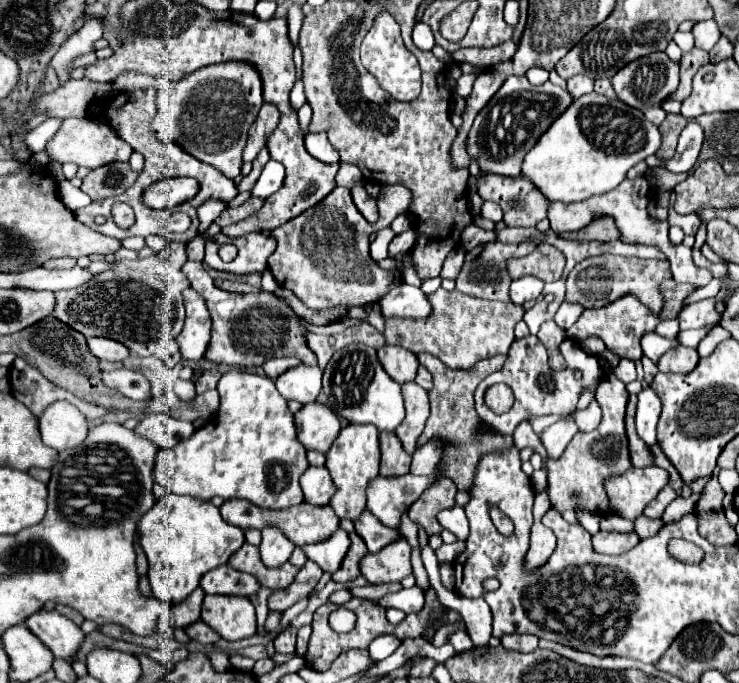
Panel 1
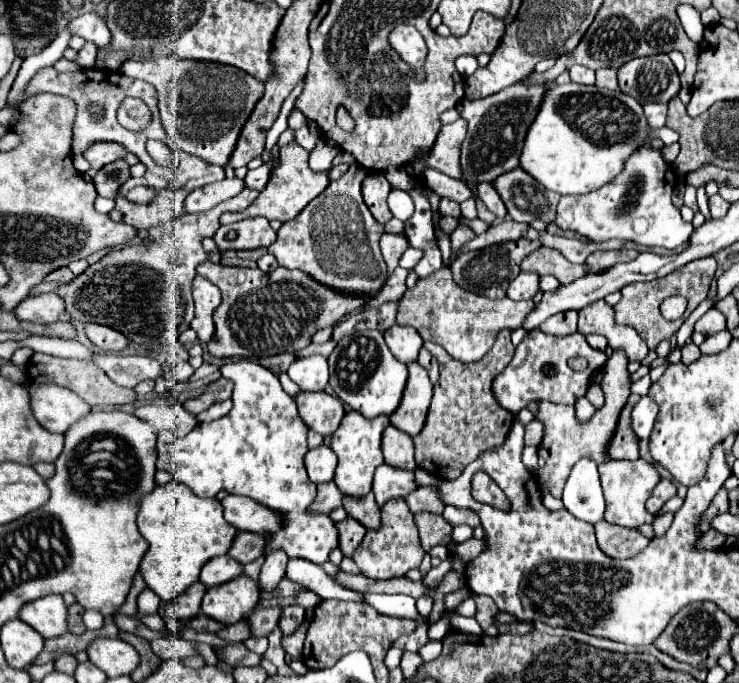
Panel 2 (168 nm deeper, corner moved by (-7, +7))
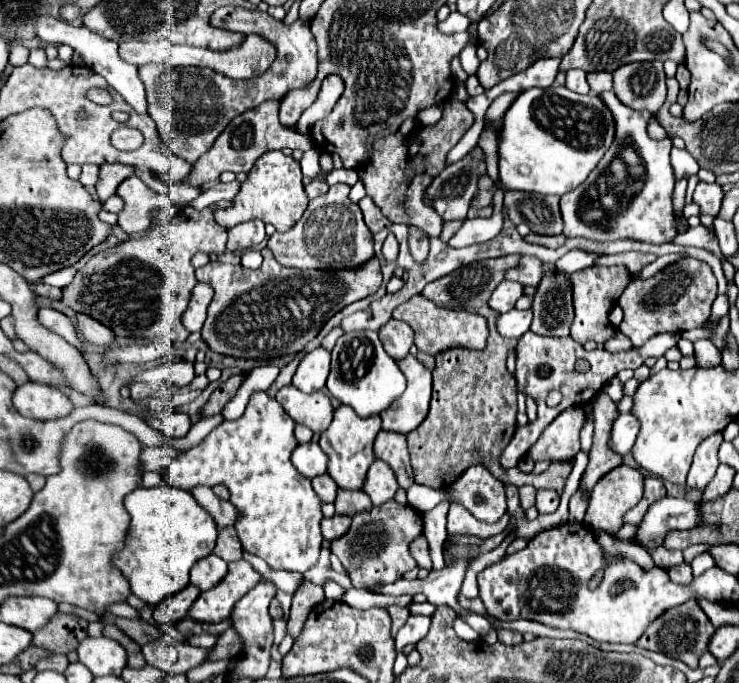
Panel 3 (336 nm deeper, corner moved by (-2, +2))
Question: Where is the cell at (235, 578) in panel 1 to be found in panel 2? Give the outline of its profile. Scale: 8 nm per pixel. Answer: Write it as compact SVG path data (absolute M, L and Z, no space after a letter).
M221 555L221 557L213 557L211 561L207 561L207 565L203 565L199 579L207 587L215 587L231 581L233 577L239 577L241 573L243 573L243 565L239 565L229 555Z

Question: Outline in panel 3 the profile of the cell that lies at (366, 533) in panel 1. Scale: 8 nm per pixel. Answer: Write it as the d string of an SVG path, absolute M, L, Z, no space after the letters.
M338 488L334 506L336 506L336 514L354 516L358 512L370 510L372 508L372 502L370 502L370 498L362 490L356 492L356 490L342 490L342 488Z

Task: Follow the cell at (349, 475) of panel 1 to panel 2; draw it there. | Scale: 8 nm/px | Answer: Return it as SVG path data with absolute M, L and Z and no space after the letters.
M347 411L339 429L333 433L331 439L331 449L339 459L337 471L335 471L335 483L339 491L347 497L365 497L371 491L373 483L373 473L375 469L383 463L383 453L381 453L381 435L383 429L389 425L389 417L381 415L375 419L365 419L357 411Z

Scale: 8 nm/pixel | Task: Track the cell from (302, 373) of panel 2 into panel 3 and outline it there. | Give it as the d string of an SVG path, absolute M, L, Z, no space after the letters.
M318 346L316 350L308 352L300 360L298 370L292 378L292 384L302 392L322 390L326 384L326 378L328 378L328 370L330 370L330 352L322 346Z

